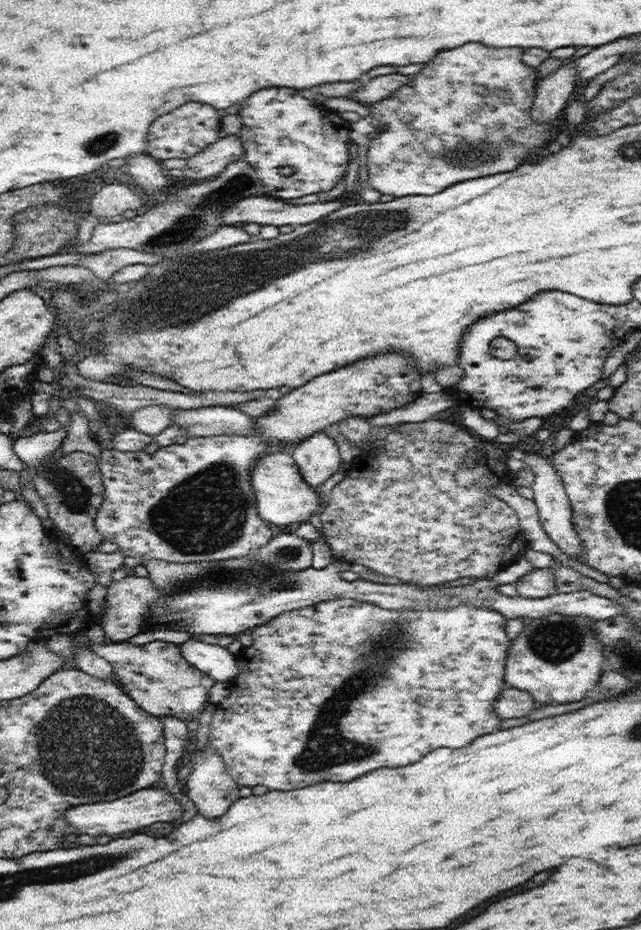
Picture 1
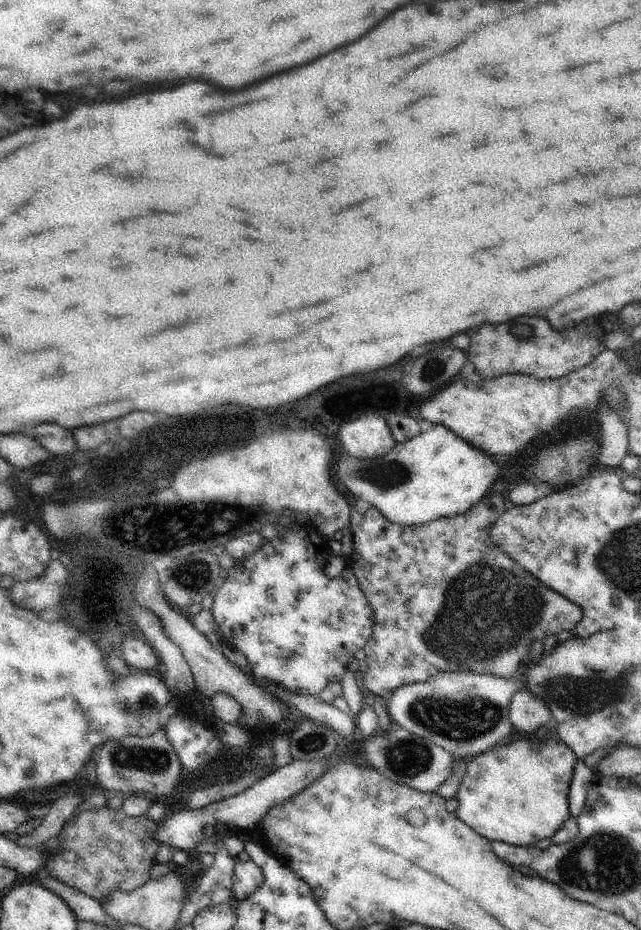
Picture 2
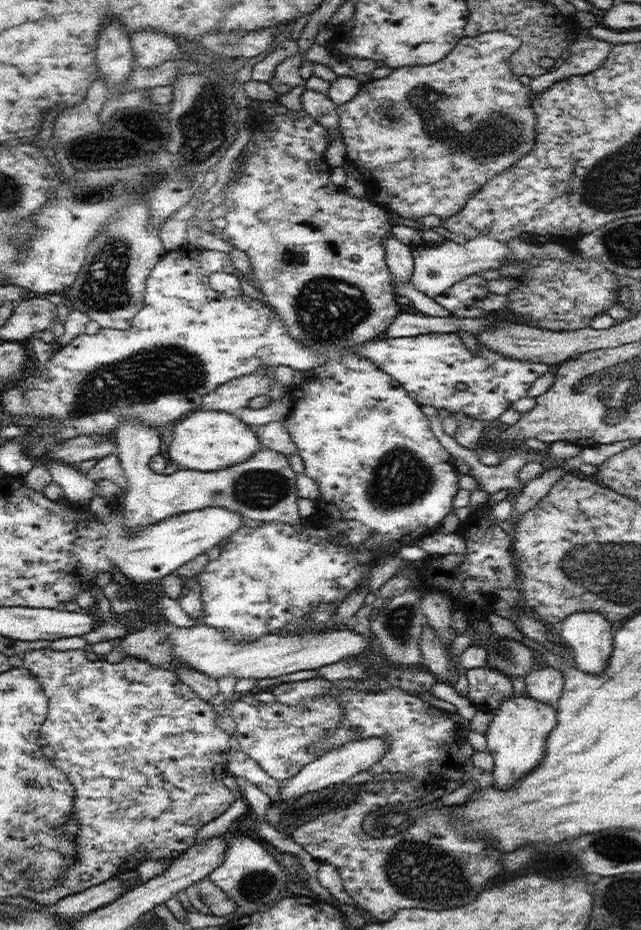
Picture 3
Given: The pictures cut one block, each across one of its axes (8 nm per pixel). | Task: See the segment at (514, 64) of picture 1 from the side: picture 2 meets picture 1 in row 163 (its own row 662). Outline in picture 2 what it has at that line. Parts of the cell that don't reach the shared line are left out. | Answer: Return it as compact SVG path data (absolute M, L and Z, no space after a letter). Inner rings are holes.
M500 493L491 495L484 496L460 516L442 517L421 525L393 523L374 507L366 512L351 509L352 554L347 566L354 570L374 612L372 636L362 648L368 663L363 683L383 703L399 688L426 682L438 673L473 672L507 679L517 676L536 640L562 630L572 632L580 622L583 612L578 604L544 586L492 544L491 528L509 505Z

